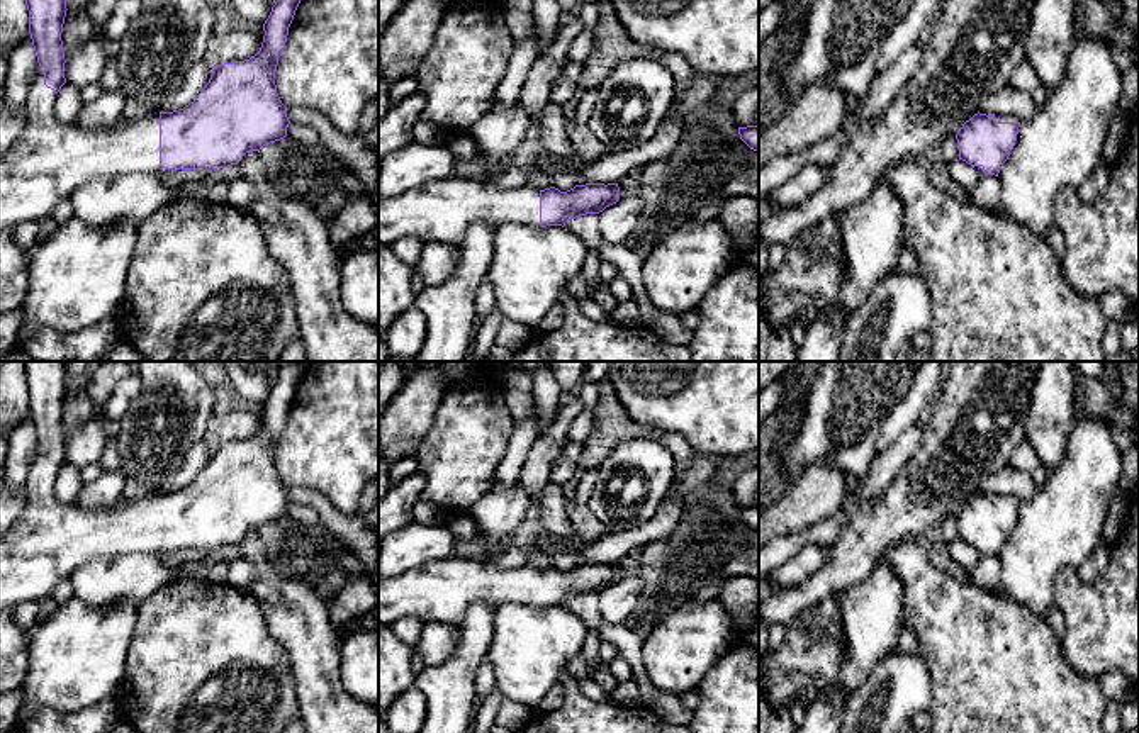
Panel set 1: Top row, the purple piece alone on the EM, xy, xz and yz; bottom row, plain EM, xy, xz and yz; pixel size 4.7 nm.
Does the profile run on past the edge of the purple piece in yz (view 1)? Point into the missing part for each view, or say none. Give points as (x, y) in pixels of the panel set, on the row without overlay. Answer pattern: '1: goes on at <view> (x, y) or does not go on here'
1: goes on at yz (1004, 497)

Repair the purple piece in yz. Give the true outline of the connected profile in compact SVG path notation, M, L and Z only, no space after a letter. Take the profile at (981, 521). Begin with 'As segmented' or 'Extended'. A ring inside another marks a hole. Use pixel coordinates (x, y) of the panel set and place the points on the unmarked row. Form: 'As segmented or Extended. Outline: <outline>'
Extended. Outline: M974 494L956 514L959 540L979 555L998 557L1015 526L1020 502L1013 494Z

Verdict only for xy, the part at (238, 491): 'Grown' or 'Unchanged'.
Grown

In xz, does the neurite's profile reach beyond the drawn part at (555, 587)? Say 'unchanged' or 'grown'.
grown

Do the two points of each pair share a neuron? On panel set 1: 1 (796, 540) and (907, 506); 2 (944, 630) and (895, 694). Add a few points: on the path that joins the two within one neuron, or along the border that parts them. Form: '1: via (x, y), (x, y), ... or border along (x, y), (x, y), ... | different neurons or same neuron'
1: border along (876, 499), (852, 499), (849, 523), (830, 545) | different neurons
2: border along (919, 650), (929, 667), (932, 696) | different neurons

